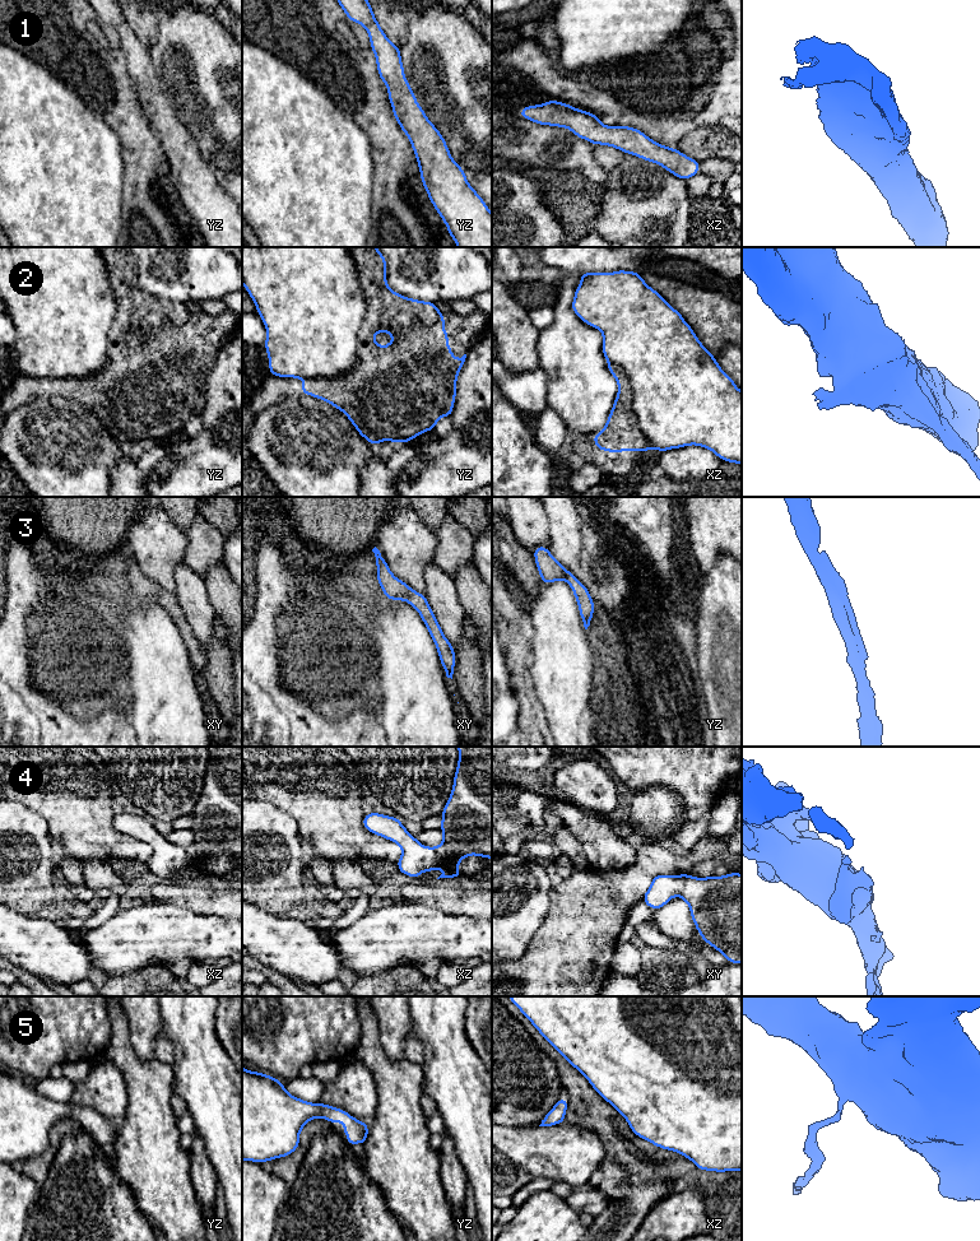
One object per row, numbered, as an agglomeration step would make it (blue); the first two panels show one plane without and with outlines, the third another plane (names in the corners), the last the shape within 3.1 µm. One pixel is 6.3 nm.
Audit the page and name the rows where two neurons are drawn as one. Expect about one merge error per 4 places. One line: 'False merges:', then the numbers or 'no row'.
False merges: 2

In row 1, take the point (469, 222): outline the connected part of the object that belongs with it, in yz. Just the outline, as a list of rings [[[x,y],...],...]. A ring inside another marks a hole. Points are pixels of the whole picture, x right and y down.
[[[336,0],[347,19],[359,23],[368,32],[371,50],[376,56],[380,79],[387,85],[394,117],[408,136],[418,162],[421,180],[436,212],[447,227],[458,247],[492,247],[492,213],[484,200],[469,185],[464,169],[452,159],[447,144],[428,120],[405,78],[400,48],[381,29],[367,0]]]

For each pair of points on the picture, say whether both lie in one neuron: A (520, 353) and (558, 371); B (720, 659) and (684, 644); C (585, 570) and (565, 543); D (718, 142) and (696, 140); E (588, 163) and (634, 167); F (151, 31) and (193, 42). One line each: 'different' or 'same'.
A: different
B: different
C: same
D: same
E: different
F: different

